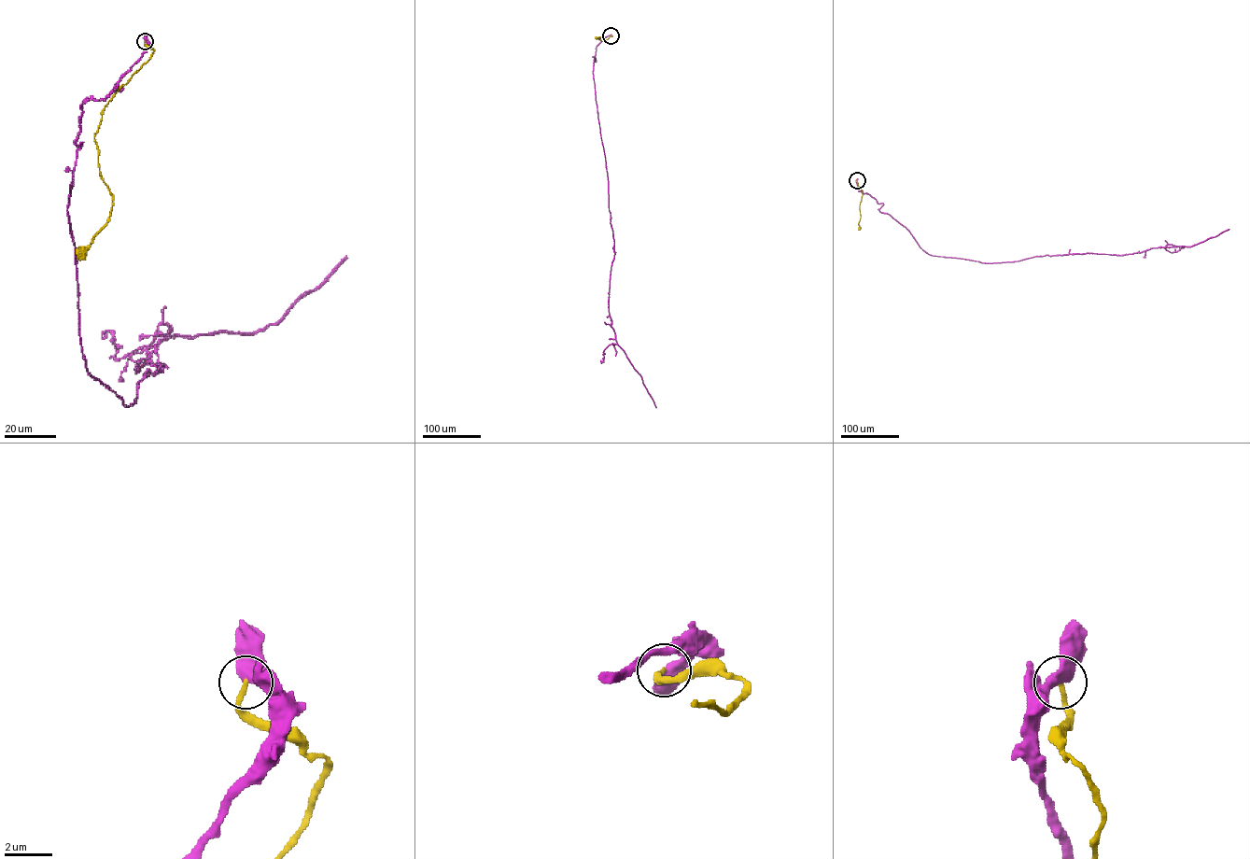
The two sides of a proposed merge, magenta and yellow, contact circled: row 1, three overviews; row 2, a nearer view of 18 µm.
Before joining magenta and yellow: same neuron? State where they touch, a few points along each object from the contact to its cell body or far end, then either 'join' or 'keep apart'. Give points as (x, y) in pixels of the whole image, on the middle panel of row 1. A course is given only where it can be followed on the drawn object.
place (610, 35); course magenta (610, 35), (596, 46), (593, 72), (614, 240), (609, 311), (617, 344), (641, 376), (656, 408); course yellow (610, 35), (604, 41), (599, 39), (603, 38), (600, 36), (596, 38); keep apart

